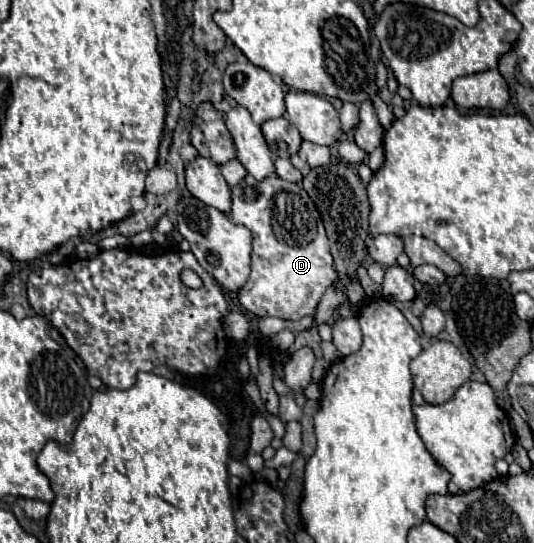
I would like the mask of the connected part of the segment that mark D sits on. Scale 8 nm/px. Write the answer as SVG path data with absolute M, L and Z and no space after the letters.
M275 174L265 178L263 182L257 182L255 178L247 176L239 186L231 188L231 198L233 198L231 222L249 228L253 234L251 276L247 284L239 290L239 302L247 312L255 316L277 316L283 320L299 320L303 316L313 316L327 286L335 282L335 270L333 270L333 258L329 254L329 240L325 236L323 220L313 200L307 196L303 188L299 190L303 200L303 242L289 246L285 244L285 240L279 240L275 236L271 218L273 218L273 198L279 190L285 188L281 178Z

